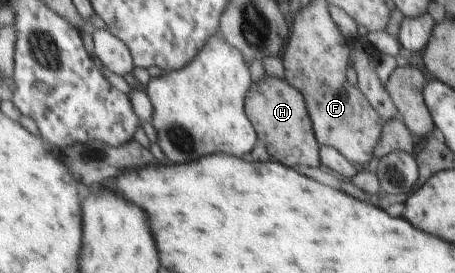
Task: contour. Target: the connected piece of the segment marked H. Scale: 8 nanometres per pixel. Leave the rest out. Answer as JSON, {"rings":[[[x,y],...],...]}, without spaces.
{"rings":[[[268,76],[248,89],[244,99],[244,114],[253,129],[256,129],[258,141],[264,145],[271,160],[285,167],[318,168],[319,145],[315,139],[311,119],[307,115],[306,103],[300,91],[292,88],[283,77]]]}

